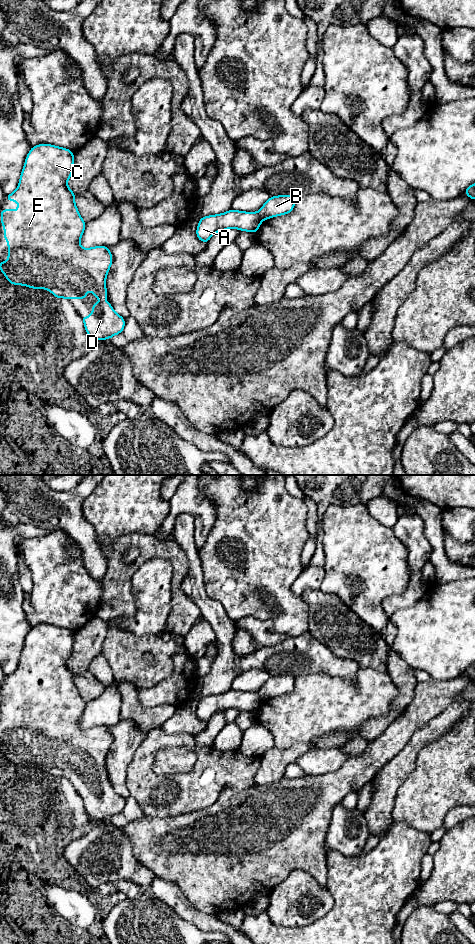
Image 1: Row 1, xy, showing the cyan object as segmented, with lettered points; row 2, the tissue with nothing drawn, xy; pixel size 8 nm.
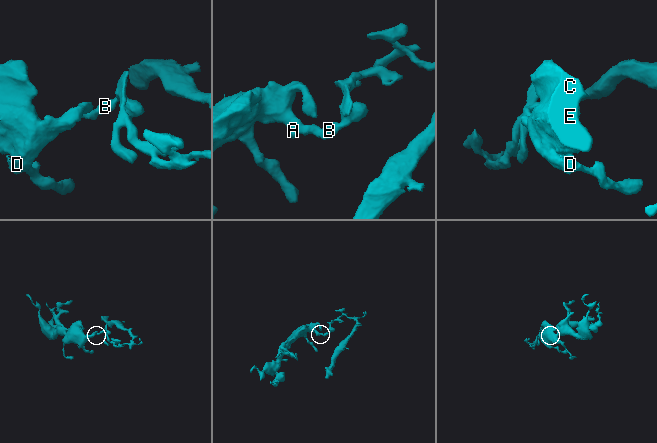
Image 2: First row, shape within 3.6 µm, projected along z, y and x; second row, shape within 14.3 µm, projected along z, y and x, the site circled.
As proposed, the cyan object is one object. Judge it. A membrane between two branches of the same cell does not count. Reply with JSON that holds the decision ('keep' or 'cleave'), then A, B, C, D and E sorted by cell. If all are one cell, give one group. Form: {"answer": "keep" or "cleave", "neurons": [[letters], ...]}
{"answer": "cleave", "neurons": [["A", "C", "D", "E"], ["B"]]}

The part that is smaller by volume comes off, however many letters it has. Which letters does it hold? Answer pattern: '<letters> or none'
B

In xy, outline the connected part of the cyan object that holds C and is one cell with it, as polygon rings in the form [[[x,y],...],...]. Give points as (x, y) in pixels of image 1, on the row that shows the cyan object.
[[[39,144],[33,146],[25,159],[25,164],[22,169],[22,173],[19,179],[19,185],[17,189],[9,194],[5,195],[5,199],[7,201],[17,201],[18,202],[18,210],[13,211],[11,209],[1,209],[1,225],[4,226],[4,240],[8,242],[8,260],[6,262],[0,262],[0,271],[6,276],[7,281],[12,285],[24,285],[26,287],[30,287],[32,289],[47,289],[49,290],[56,298],[67,298],[71,299],[87,299],[86,291],[93,291],[96,299],[107,299],[107,303],[93,303],[92,304],[92,314],[90,317],[82,315],[81,318],[84,322],[84,327],[90,338],[93,338],[97,341],[102,341],[104,339],[110,339],[114,335],[123,333],[123,329],[125,326],[125,318],[117,314],[113,307],[111,306],[108,293],[106,290],[106,277],[109,272],[109,269],[112,265],[112,254],[110,252],[110,248],[106,246],[95,246],[88,249],[84,249],[80,246],[80,239],[84,233],[84,229],[86,227],[86,223],[83,221],[76,205],[75,205],[75,194],[68,187],[67,181],[72,176],[73,172],[73,163],[74,163],[74,152],[69,149],[58,147],[51,144]]]

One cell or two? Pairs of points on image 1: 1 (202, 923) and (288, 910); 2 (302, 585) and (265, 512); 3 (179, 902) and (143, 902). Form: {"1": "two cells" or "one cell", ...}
{"1": "two cells", "2": "two cells", "3": "one cell"}

